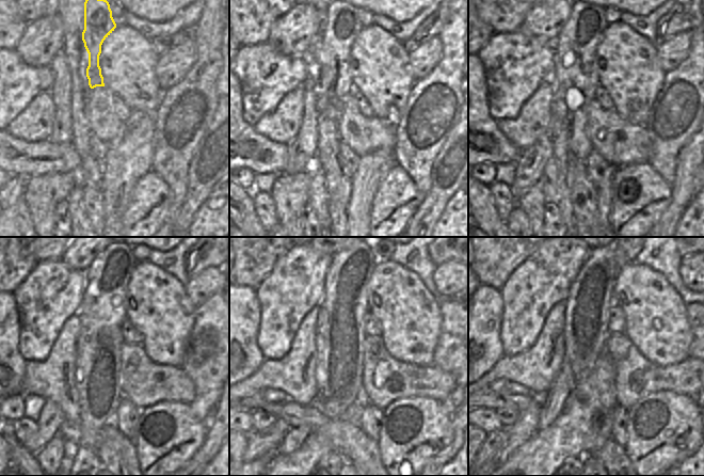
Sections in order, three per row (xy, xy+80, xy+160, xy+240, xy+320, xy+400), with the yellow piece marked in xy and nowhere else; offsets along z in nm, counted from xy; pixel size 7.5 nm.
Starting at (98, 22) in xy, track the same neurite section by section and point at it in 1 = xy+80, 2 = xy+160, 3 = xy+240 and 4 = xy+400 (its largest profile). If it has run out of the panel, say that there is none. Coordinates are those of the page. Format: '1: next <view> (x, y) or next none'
1: next xy+80 (342, 25)
2: next xy+160 (575, 68)
3: next xy+240 (97, 378)
4: next xy+400 (590, 296)

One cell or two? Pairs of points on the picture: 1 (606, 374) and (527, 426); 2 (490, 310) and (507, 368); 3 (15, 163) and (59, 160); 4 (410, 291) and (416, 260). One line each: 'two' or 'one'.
1: two
2: two
3: one
4: two

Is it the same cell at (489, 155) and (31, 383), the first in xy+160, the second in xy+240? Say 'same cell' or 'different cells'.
different cells

